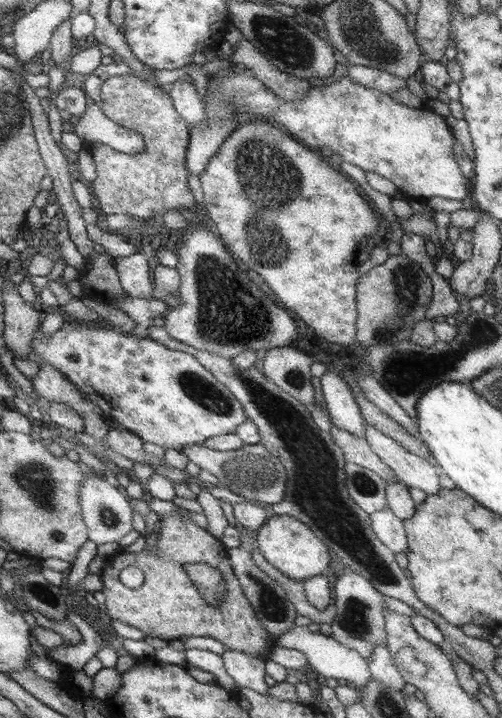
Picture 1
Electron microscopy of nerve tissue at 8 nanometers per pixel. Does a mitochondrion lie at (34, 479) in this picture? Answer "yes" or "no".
yes

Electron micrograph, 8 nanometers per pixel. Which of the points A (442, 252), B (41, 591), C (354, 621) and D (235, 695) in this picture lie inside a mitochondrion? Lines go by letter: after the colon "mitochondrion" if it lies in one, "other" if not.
A: other
B: mitochondrion
C: mitochondrion
D: other

